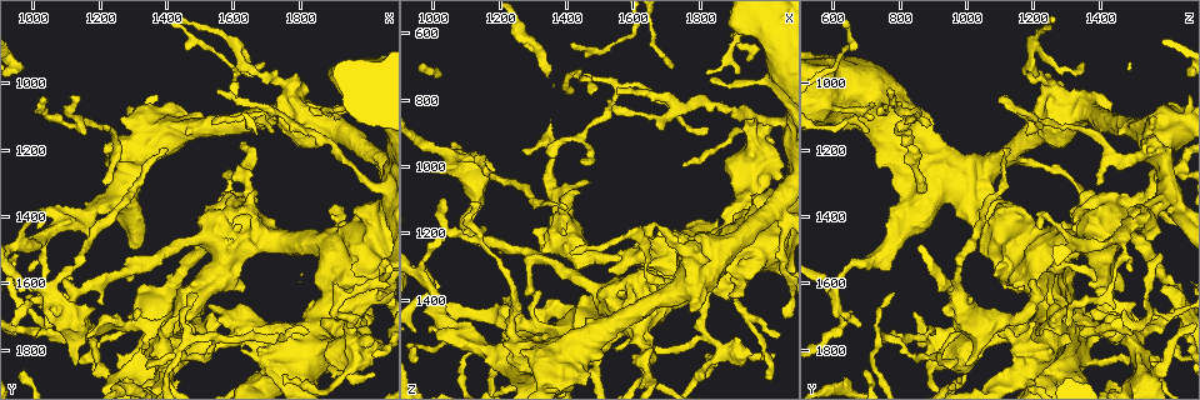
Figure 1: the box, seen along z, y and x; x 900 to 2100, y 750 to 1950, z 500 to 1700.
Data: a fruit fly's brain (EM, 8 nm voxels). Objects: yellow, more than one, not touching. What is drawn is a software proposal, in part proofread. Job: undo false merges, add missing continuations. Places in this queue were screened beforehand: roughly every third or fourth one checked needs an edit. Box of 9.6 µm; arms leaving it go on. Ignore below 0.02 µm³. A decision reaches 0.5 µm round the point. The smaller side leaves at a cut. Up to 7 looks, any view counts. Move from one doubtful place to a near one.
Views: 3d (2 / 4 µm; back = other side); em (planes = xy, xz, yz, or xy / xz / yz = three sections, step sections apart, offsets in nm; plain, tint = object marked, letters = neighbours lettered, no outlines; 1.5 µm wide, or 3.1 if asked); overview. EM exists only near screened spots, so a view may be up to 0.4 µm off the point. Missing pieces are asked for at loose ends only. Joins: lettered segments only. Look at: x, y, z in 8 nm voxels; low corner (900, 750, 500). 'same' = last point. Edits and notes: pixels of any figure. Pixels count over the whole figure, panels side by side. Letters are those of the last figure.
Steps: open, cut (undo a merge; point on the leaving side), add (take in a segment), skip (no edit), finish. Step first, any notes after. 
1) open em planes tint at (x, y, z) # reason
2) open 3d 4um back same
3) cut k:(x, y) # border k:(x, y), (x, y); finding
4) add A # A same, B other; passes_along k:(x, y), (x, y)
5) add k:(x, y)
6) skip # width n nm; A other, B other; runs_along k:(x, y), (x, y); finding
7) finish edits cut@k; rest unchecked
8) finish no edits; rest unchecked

open 3d 4um at (1660, 1400, 1310)

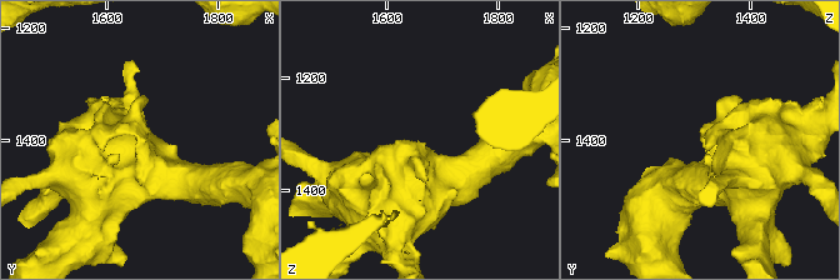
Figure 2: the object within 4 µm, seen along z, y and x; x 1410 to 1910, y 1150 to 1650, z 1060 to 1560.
open em planes letters at (1655, 1395, 1315)

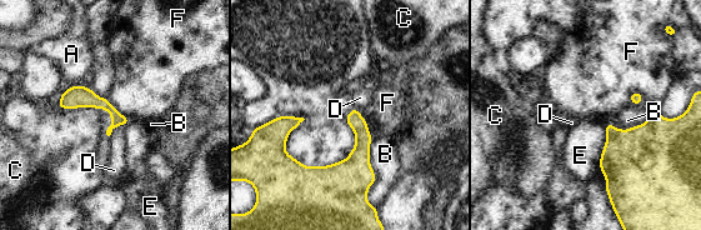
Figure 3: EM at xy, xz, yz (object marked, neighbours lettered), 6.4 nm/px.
skip # A other, B other, C other, D other, E other, F other; no lettered segment goes on from it

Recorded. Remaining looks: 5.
open em xz step 4 tint at (1690, 1120, 890) # an open end

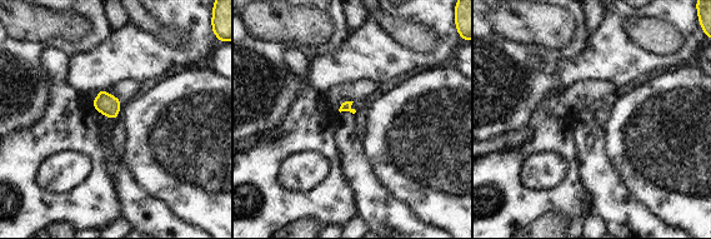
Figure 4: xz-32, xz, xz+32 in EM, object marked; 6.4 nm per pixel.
open em planes letters same

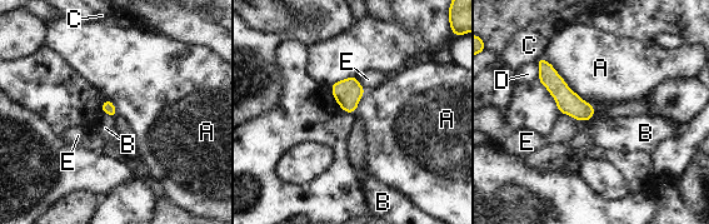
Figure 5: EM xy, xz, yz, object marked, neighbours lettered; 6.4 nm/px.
skip # longest_contact A 500 nm; A other, B other, C other, D other, E other; border 5:(543, 58), (592, 105), (595, 114); no lettered segment goes on from it

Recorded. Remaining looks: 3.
open 3d 4um at (1470, 1630, 780) # free end

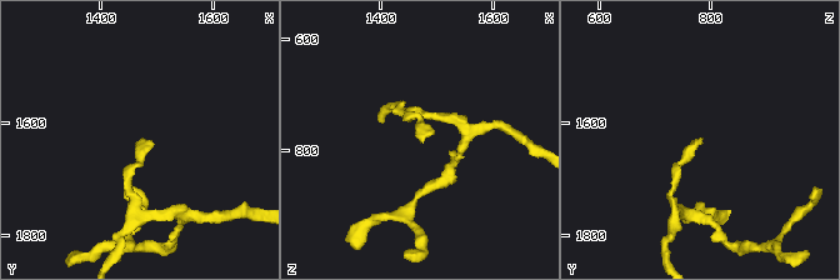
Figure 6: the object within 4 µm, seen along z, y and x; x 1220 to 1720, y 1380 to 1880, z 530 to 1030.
open em xz step 8 letters at (1475, 1625, 785)

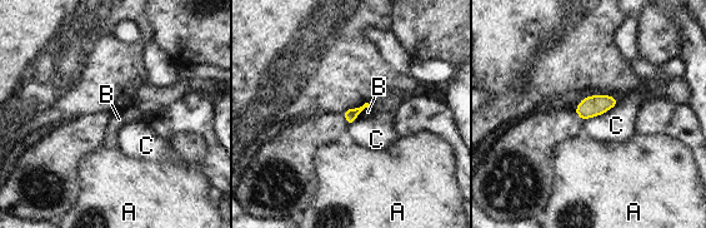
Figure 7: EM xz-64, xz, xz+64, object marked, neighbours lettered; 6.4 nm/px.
open em planes letters same

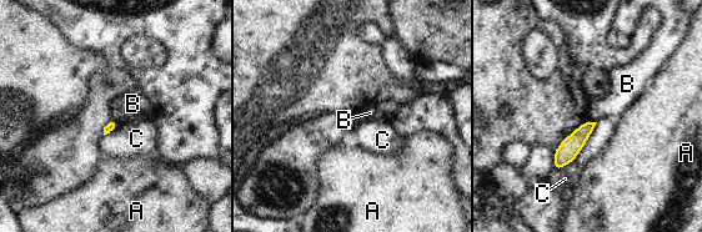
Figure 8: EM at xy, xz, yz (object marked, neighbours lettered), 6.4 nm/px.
skip # longest_contact C 420 nm; A other, B other, C other; border 8:(587, 120), (596, 122); no lettered segment goes on from it

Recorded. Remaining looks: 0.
finish no edits; rest unchecked

